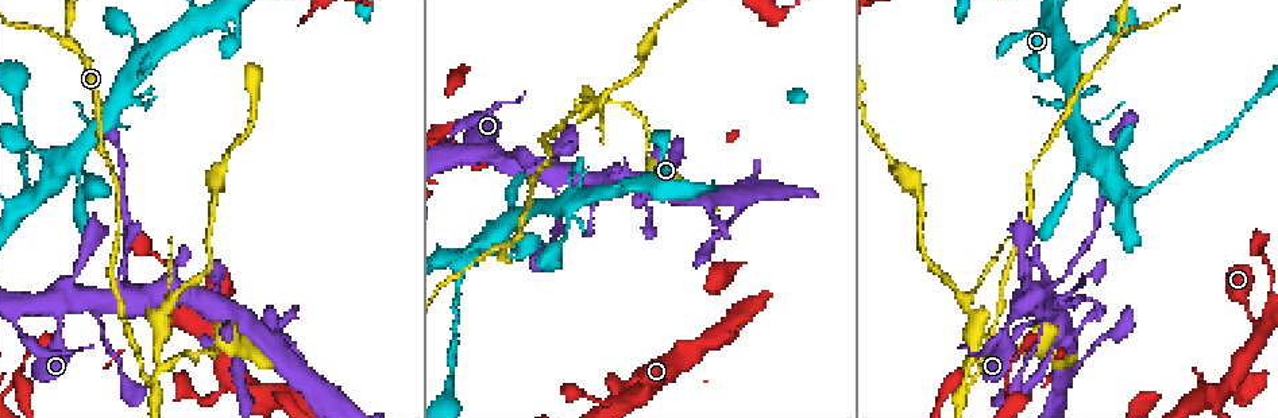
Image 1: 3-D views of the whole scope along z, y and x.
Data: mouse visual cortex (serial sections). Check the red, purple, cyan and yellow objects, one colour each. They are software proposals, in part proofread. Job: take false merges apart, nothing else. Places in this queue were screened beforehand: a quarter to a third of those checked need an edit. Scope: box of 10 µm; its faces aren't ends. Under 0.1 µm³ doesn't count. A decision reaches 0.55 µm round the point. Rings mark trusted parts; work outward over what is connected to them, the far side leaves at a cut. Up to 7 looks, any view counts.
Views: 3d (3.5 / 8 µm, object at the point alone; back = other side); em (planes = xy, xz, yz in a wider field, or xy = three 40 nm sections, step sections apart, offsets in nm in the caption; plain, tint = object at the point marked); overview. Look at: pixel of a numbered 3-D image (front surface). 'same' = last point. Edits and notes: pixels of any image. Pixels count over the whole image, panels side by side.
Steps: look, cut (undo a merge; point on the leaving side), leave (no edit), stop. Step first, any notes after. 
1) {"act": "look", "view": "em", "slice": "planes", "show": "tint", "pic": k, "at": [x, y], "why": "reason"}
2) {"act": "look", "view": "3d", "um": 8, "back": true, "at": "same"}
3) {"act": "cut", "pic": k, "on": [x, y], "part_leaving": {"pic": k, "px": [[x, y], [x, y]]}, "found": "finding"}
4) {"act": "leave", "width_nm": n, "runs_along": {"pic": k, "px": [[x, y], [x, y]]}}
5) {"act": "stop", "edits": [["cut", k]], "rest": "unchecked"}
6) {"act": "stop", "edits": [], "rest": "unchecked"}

{"act": "look", "view": "3d", "um": 3.5, "pic": 1, "at": [72, 43], "why": "three-way junction"}

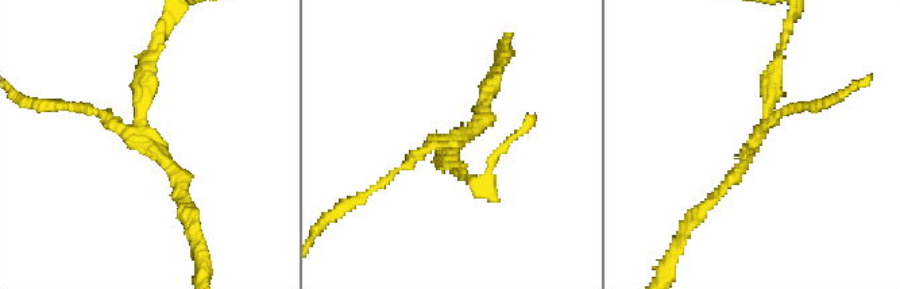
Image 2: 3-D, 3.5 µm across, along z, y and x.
{"act": "look", "view": "em", "slice": "xy", "step": 2, "show": "tint", "pic": 2, "at": [452, 143], "arms": 3, "arm_widths_nm": [100, 150, 200], "why": "now the EM"}

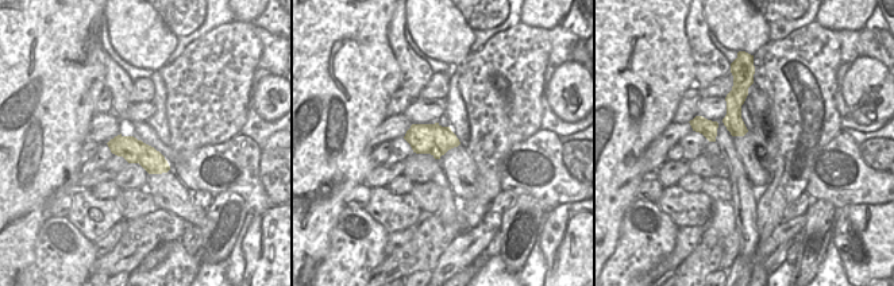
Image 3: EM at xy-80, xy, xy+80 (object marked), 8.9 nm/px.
{"act": "cut", "pic": 2, "on": [89, 110], "found": "a second cell is stuck on"}

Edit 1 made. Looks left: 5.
{"act": "look", "view": "3d", "um": 3.5, "back": true, "pic": 1, "at": [39, 196], "why": "calibre changes"}

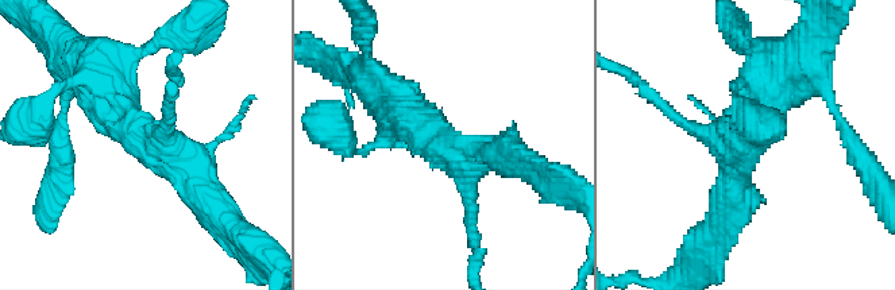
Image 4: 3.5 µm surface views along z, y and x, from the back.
{"act": "look", "view": "em", "slice": "xy", "step": 3, "show": "tint", "pic": 4, "at": [449, 151], "arms": 4, "arm_widths_nm": [150, 300, 400, 500]}

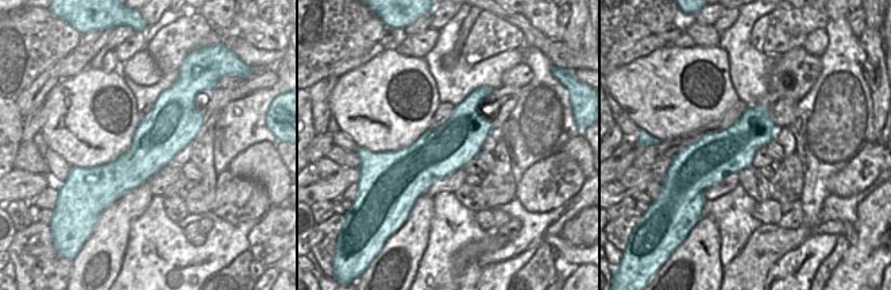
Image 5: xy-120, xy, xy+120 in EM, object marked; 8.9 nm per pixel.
{"act": "cut", "pic": 4, "on": [648, 93], "width_nm": 440, "part_leaving": {"pic": 4, "px": [[689, 124], [671, 116], [633, 78]]}, "found": "two cells meet here"}

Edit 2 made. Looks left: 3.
{"act": "look", "view": "3d", "um": 8, "pic": 1, "at": [124, 291], "why": "thin arm on a thick one"}

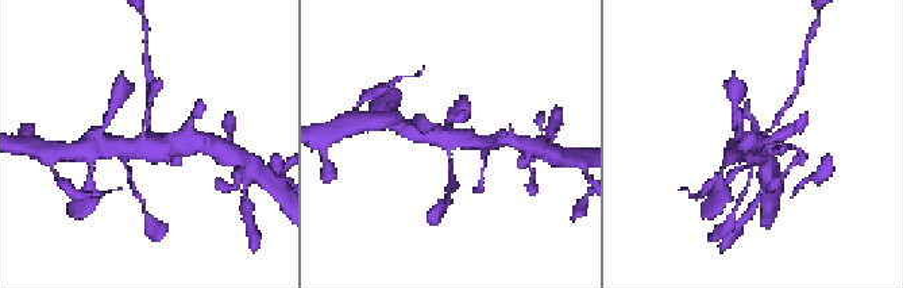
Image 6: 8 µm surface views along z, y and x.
{"act": "look", "view": "3d", "um": 3.5, "at": "same"}

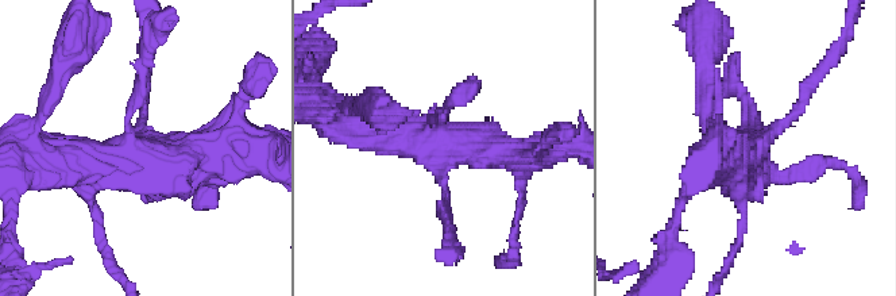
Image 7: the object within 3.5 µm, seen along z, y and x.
{"act": "look", "view": "em", "slice": "xy", "step": 1, "show": "tint", "pic": 7, "at": [442, 157]}

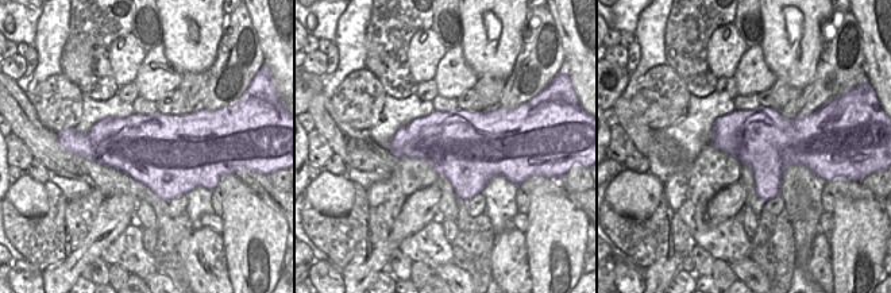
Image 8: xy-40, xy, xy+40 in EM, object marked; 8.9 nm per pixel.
{"act": "leave", "width_nm": 650, "runs_along": {"pic": 7, "px": [[348, 119], [394, 137], [526, 157]]}, "found": "continuous, no second cell"}

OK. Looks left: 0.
{"act": "stop", "edits": [["cut", 2], ["cut", 4]], "rest": "unchecked"}

